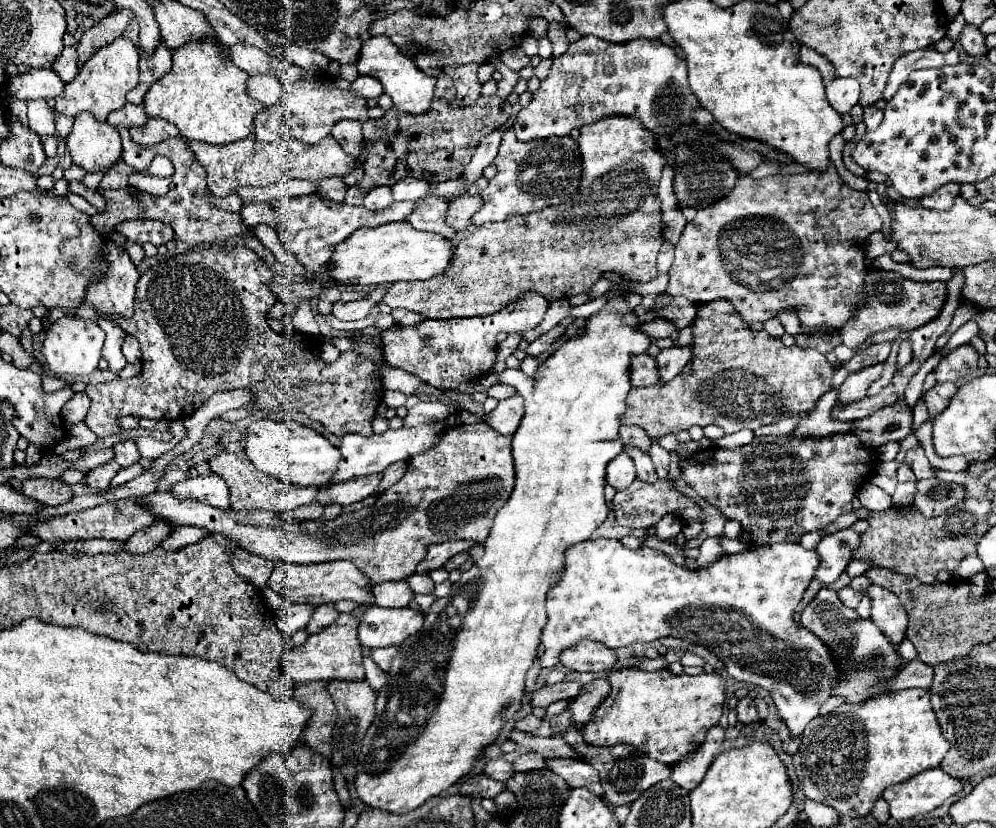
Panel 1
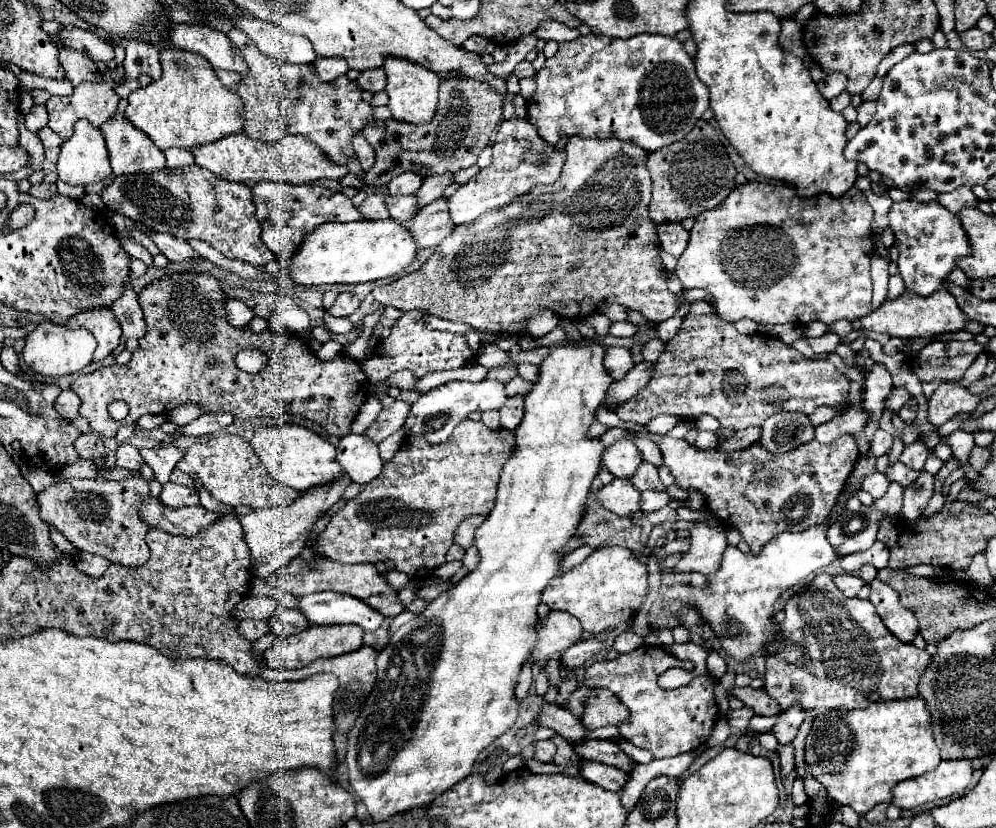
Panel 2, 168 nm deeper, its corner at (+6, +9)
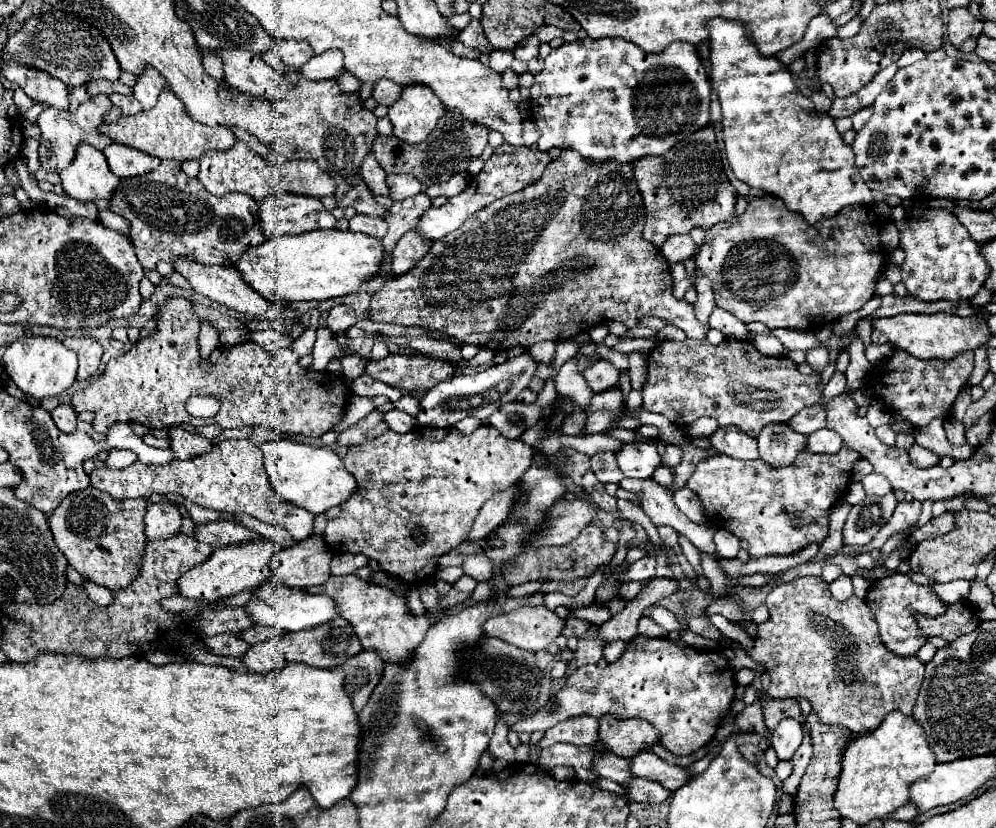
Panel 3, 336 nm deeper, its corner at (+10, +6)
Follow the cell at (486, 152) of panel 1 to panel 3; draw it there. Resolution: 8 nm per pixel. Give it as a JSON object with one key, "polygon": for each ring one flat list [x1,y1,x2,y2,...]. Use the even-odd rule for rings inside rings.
{"polygon":[[419,192,417,196,411,196,411,198,405,198,401,202,395,202,391,208,389,208,389,214,385,216,387,224,389,224,389,230,383,238,383,246,385,246,385,252,389,254,389,258,385,258,385,266,381,266,381,276,391,276,391,252,393,252,393,246,397,244,397,240,411,228,417,226,419,218,425,214,425,210,431,208,431,198,425,194,425,192]]}

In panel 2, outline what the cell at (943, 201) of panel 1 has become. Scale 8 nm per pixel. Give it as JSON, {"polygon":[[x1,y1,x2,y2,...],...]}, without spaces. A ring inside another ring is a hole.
{"polygon":[[959,187,957,191,951,191,951,193,939,193,937,201,943,207,949,207,949,211,953,211,953,213,959,213,965,207,977,207,977,203,979,203,979,199,973,195,973,191,969,187]]}

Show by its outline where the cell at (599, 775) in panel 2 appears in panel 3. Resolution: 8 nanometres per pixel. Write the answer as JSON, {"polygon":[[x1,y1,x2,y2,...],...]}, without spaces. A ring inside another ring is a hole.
{"polygon":[[641,778,631,780,631,784,623,788,625,788,625,794,629,794,629,798,635,802,661,802,669,796,669,790,665,790,657,782,649,782]]}

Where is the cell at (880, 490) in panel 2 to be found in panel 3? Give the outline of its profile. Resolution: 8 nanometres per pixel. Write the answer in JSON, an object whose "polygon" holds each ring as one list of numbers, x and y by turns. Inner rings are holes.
{"polygon":[[875,472,866,475,861,483,865,488,865,492,867,492,867,496,885,496,893,490,890,483,887,482,887,478,879,476]]}

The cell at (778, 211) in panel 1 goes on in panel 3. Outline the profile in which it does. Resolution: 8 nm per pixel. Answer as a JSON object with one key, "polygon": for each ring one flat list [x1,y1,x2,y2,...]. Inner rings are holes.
{"polygon":[[763,194,749,200,741,216,735,216,731,222,711,226,707,234,709,242,701,244,697,256,693,258,695,276,687,276,685,280,677,282,673,296,683,298,699,278,709,278,717,306,731,312,745,324,761,322,769,328,815,332,817,326,823,328,839,316,859,310,875,294,875,284,885,264,879,240,879,220,869,206,847,206,839,214,811,226,801,214,787,210,781,198]]}

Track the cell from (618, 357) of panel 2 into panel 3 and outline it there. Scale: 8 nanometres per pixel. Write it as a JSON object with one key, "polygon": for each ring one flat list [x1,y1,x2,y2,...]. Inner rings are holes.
{"polygon":[[603,358,597,360,593,366,589,366,583,372,583,376,593,392,603,392,607,388,613,388,619,382,619,370]]}

